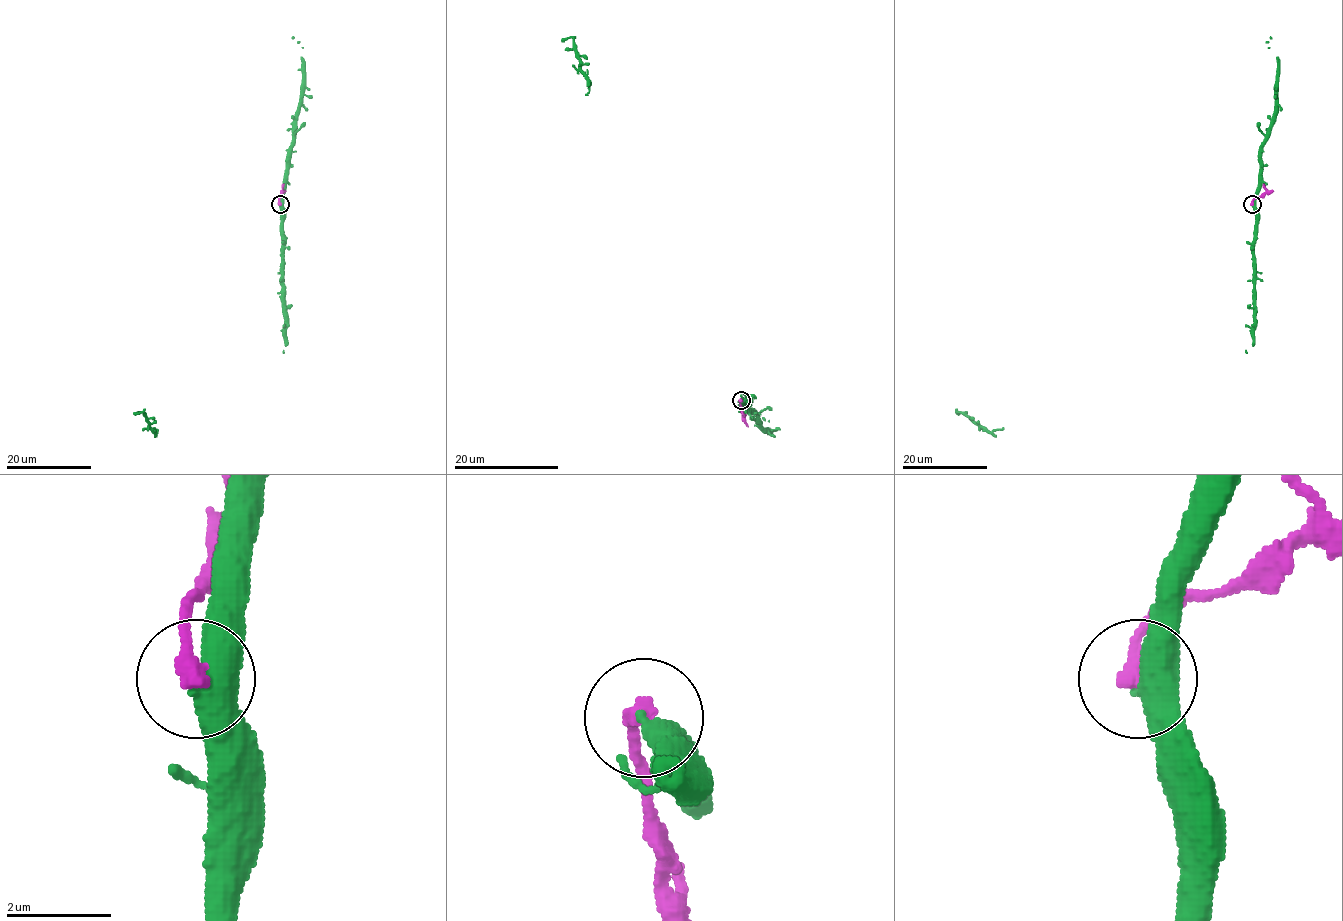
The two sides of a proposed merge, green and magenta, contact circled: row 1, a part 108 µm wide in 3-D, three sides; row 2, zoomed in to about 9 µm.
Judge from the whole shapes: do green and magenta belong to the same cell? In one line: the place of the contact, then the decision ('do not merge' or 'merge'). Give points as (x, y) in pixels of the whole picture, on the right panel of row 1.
at (1252, 204); do not merge

